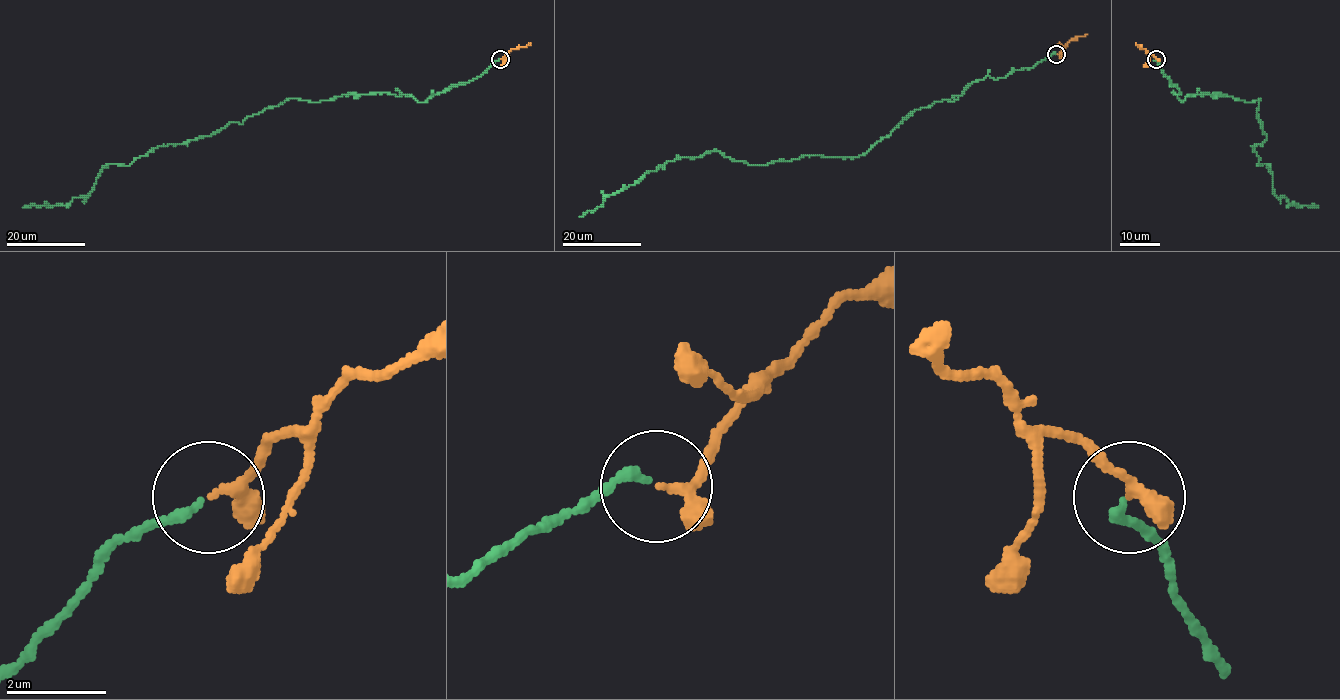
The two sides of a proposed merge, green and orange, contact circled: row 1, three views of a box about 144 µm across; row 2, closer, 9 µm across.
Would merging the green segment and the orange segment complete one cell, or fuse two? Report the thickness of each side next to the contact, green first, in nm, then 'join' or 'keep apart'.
200 nm thick on the green side, 170 nm on the other; join

